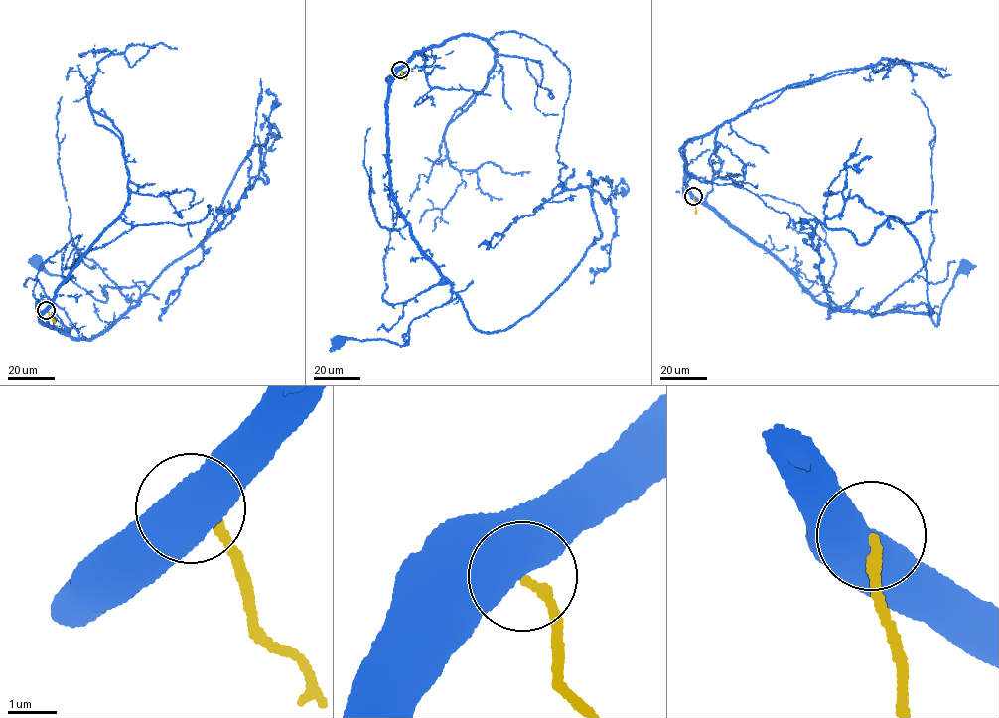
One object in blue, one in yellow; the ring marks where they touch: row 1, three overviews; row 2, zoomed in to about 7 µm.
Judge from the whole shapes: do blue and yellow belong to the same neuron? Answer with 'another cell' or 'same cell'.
same cell

